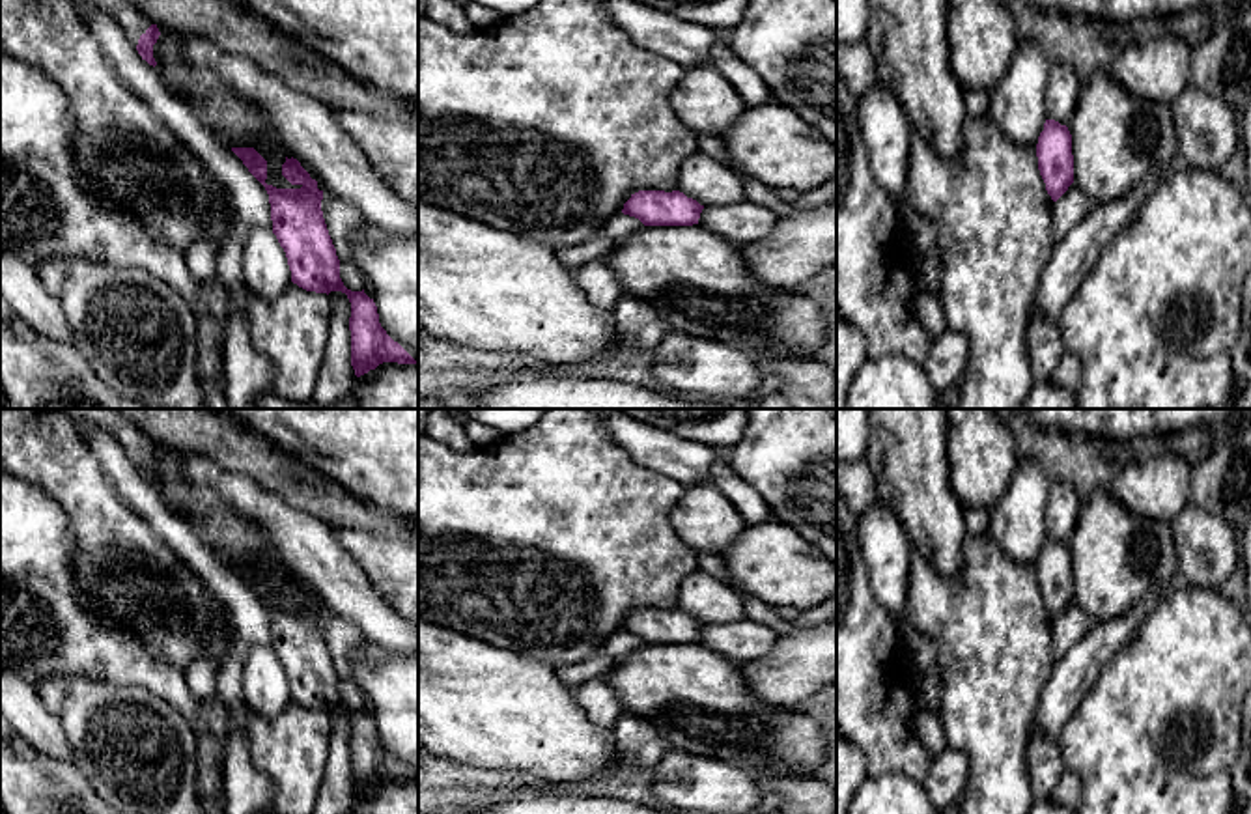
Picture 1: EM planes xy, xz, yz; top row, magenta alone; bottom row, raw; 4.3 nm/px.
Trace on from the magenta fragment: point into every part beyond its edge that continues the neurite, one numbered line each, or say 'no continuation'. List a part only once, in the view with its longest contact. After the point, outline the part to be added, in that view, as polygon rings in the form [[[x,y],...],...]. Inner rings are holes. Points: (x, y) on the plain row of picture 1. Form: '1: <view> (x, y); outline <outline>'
1: xy (129, 435); outline [[[56,409],[73,420],[88,420],[112,433],[123,446],[129,459],[136,465],[138,457],[153,442],[136,424],[116,409]]]

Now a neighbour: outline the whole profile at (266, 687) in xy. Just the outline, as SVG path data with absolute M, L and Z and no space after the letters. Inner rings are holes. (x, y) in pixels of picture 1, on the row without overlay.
M248 646L243 665L243 695L260 717L278 717L291 702L284 667L269 646Z

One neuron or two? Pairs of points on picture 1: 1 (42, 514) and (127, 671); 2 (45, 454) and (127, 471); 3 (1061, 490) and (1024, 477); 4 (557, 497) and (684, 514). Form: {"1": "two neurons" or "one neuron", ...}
{"1": "one neuron", "2": "two neurons", "3": "two neurons", "4": "two neurons"}

